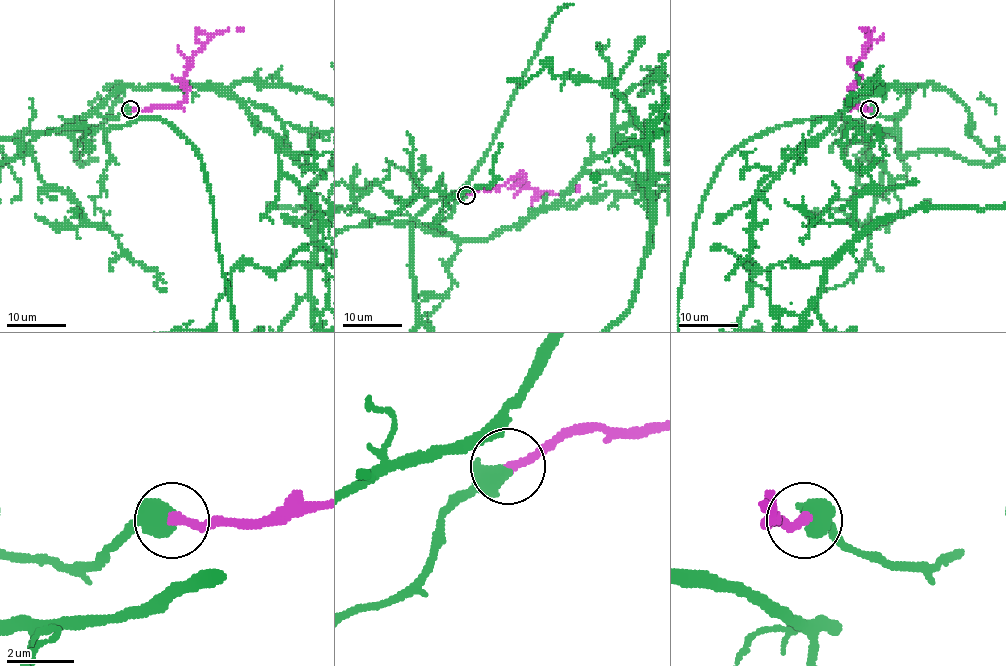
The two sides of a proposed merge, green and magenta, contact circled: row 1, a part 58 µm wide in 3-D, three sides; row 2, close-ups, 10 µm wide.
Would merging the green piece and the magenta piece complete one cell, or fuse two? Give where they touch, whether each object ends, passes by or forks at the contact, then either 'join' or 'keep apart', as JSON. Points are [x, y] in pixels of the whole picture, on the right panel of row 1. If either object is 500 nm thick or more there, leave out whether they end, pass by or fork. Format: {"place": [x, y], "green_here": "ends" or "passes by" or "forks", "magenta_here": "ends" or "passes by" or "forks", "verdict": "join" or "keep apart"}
{"place": [869, 109], "verdict": "join"}

